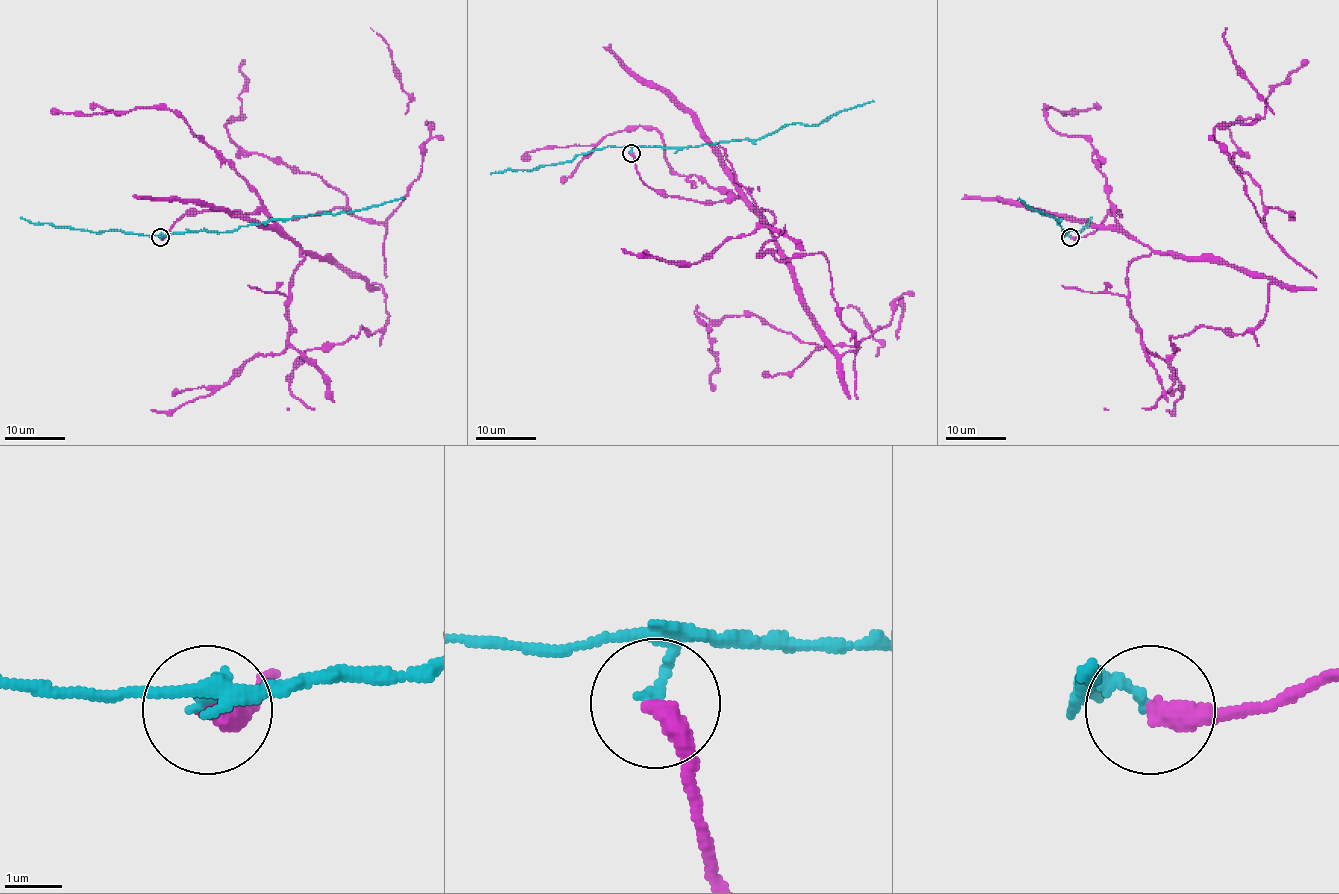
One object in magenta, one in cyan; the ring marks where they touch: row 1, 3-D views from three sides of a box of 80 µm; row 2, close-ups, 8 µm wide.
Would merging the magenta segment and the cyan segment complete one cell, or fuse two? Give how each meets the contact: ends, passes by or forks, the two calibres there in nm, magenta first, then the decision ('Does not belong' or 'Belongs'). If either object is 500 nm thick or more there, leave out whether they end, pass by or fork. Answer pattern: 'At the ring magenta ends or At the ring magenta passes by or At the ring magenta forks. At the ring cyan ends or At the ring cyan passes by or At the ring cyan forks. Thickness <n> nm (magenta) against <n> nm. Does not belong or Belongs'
At the ring magenta ends. At the ring cyan ends. Thickness 380 nm (magenta) against 160 nm. Does not belong

